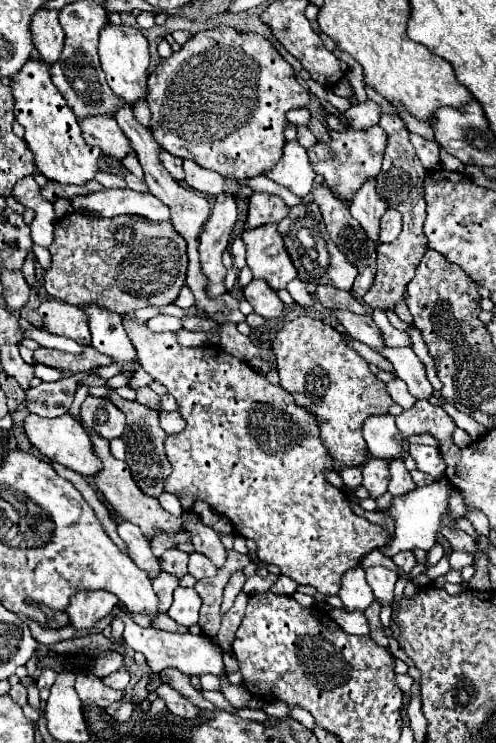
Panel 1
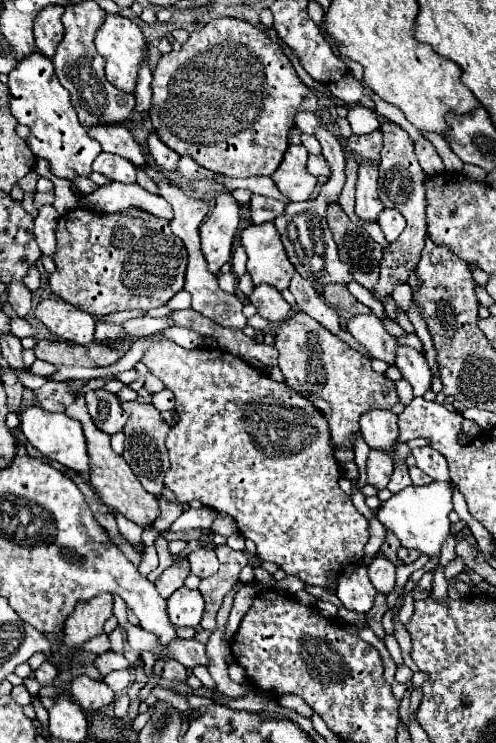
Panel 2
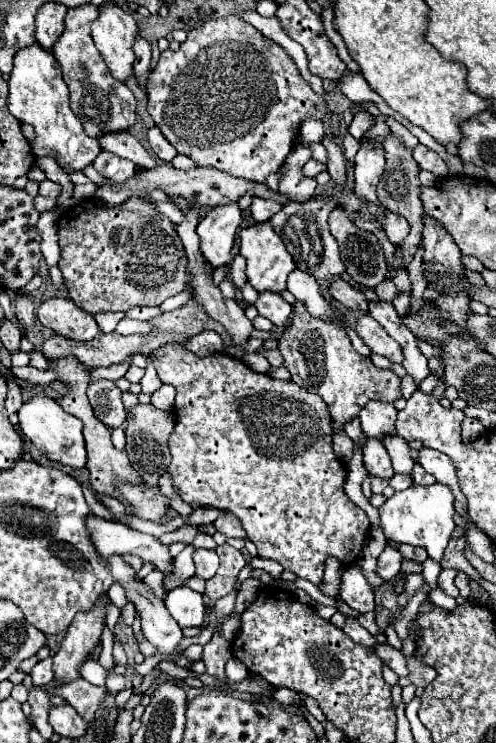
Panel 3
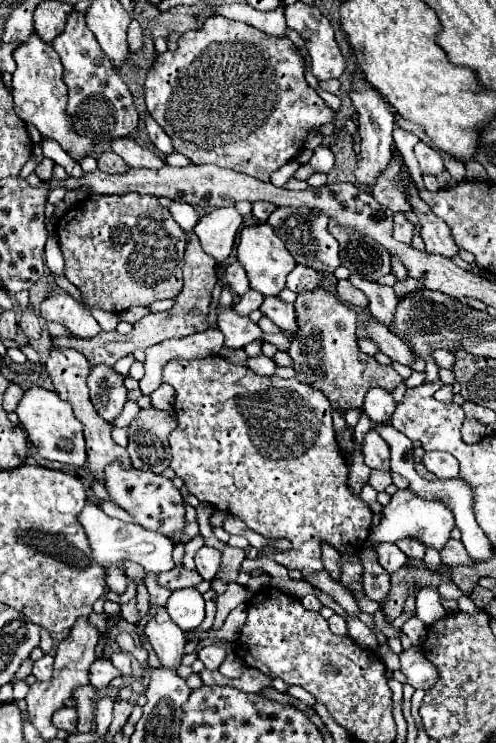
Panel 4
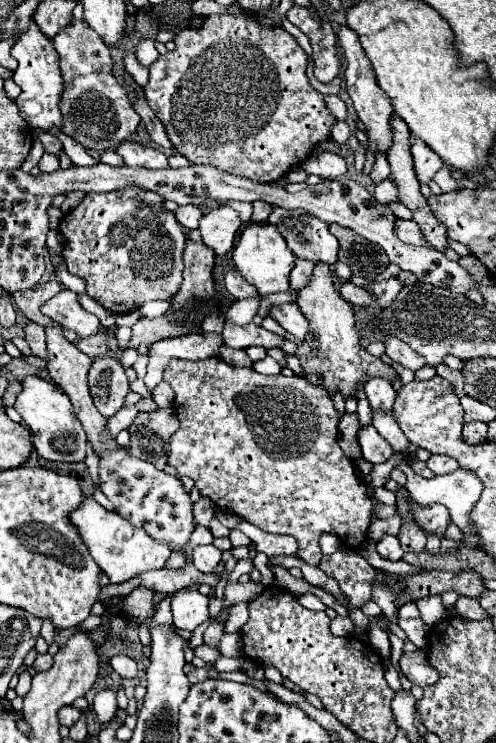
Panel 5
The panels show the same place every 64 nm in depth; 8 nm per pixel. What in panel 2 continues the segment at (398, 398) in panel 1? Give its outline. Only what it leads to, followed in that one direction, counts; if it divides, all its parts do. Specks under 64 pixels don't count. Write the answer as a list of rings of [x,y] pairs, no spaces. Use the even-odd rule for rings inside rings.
[[[404,378],[396,382],[396,390],[398,390],[398,396],[400,396],[400,402],[402,402],[402,404],[408,404],[408,400],[412,400],[412,398],[414,398],[410,382],[408,382],[408,380],[404,380]]]

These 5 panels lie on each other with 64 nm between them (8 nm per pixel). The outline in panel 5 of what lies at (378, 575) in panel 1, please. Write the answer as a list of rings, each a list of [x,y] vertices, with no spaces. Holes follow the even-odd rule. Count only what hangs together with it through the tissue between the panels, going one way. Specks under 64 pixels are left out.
[[[384,536],[384,540],[380,540],[376,544],[376,550],[382,558],[390,558],[390,560],[402,560],[402,556],[404,556],[398,536]]]

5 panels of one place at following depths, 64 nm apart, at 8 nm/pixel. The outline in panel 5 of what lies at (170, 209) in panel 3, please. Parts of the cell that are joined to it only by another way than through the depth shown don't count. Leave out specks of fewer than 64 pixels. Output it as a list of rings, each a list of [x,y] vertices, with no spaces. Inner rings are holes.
[[[180,206],[176,212],[176,218],[182,226],[194,230],[194,228],[198,228],[198,222],[202,218],[202,210],[196,206]]]

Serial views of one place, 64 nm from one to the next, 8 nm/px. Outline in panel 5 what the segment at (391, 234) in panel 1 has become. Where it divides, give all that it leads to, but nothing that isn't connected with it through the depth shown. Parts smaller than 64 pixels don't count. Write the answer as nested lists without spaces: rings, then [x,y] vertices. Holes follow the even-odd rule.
[[[396,220],[398,222],[398,230],[396,236],[406,242],[406,244],[416,244],[416,246],[426,246],[428,242],[424,240],[424,234],[420,232],[420,226],[414,220]]]

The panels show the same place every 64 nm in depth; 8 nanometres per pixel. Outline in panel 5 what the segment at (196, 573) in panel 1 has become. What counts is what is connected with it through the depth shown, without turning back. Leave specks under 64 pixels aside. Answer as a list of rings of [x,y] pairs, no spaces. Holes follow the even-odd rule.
[[[208,544],[208,546],[196,546],[194,552],[192,552],[192,564],[204,572],[204,574],[212,574],[214,572],[214,566],[222,560],[222,552],[214,546],[214,544]]]

